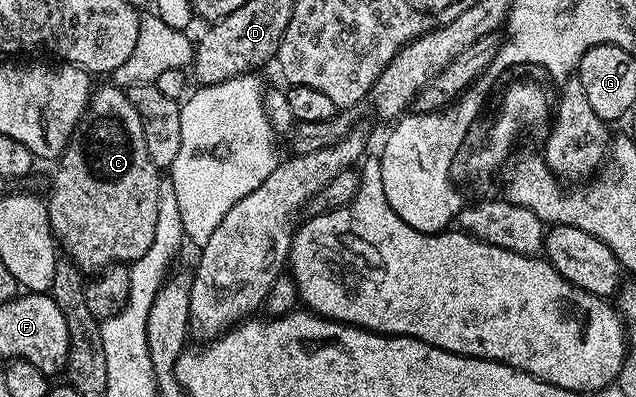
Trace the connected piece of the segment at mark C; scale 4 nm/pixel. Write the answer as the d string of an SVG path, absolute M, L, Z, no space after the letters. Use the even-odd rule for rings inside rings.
M109 84L99 89L97 86L91 92L85 115L70 136L66 150L57 158L54 194L48 197L46 206L57 244L86 275L97 274L109 265L140 259L140 255L152 247L152 239L156 239L160 171L152 163L152 155L148 155L148 147L144 143L144 123L140 123L140 115L136 115L136 107L132 107L129 92L117 84Z

